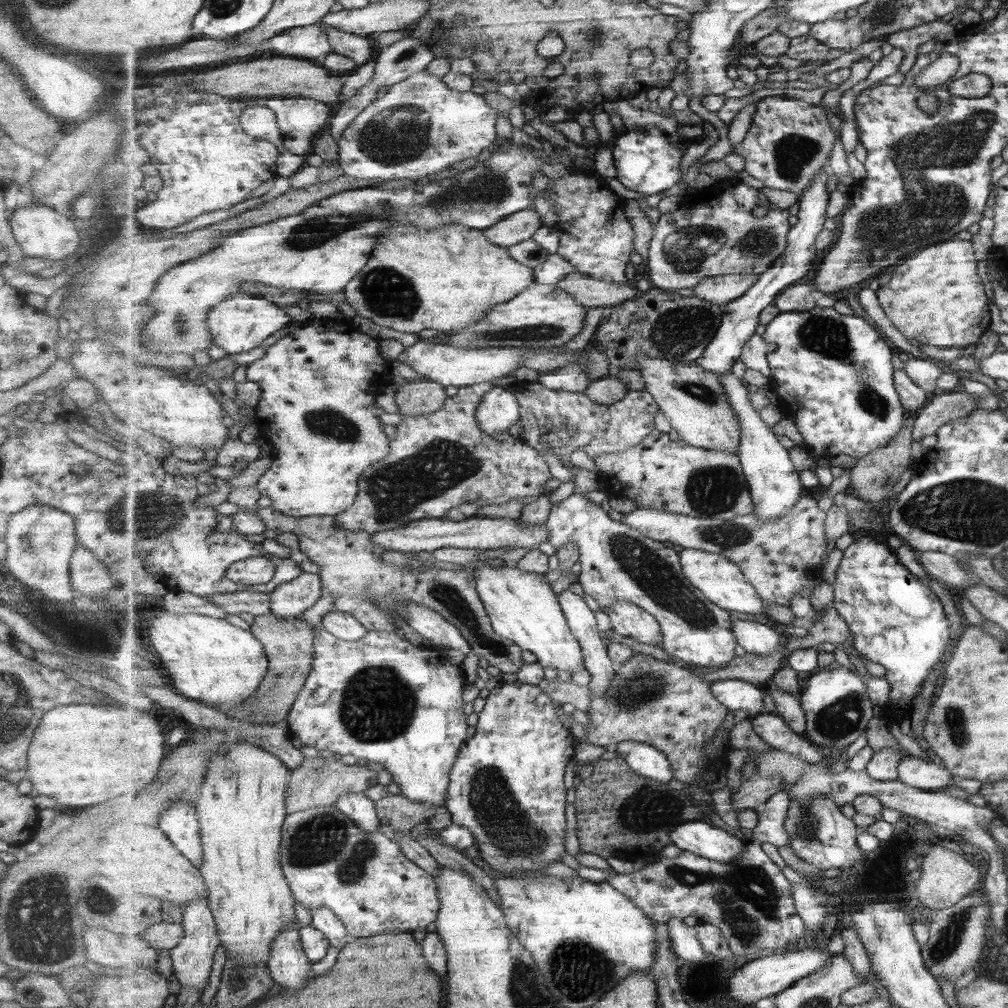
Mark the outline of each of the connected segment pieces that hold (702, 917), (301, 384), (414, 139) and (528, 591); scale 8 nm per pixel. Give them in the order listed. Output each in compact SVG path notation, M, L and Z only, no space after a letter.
M756 839L748 842L744 853L732 862L717 862L682 850L677 857L661 858L632 873L615 873L606 881L623 894L629 895L658 922L666 924L672 918L694 916L699 922L705 921L718 926L737 956L749 956L759 950L784 952L791 948L791 944L797 944L805 936L806 922L799 916L791 882L785 878L783 870L771 860L771 856L761 848L761 843Z
M306 316L306 324L275 342L267 349L267 354L262 359L247 367L247 380L258 382L262 390L261 400L255 408L255 423L259 427L259 438L273 446L272 455L275 459L272 462L272 467L260 478L257 486L263 495L268 496L272 500L271 506L289 516L322 517L337 516L355 504L360 491L359 481L363 473L375 465L376 462L381 462L390 453L389 438L387 438L387 434L383 430L383 422L377 416L375 398L379 396L384 386L392 382L391 369L391 363L381 356L380 340L371 338L369 334L359 332L349 320L345 320L341 316L323 319L311 319Z
M426 70L390 87L339 139L340 168L359 180L417 180L446 172L451 164L477 158L497 140L497 112L481 94L451 89Z
M517 566L483 567L474 570L475 588L487 609L497 634L506 637L536 657L543 667L562 673L576 673L584 668L582 643L574 635L558 596L551 590L545 575L527 573Z

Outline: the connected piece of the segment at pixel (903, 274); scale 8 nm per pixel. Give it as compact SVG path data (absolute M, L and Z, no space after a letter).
M953 238L947 242L919 249L917 254L911 254L891 270L890 281L879 286L876 293L891 323L907 338L917 344L929 344L939 348L957 346L970 352L980 340L980 336L989 331L989 324L991 324L989 311L991 297L982 268L982 264L975 256L973 242Z

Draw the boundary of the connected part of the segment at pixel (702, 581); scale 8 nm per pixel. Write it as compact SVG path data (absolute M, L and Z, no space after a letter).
M683 549L679 553L686 579L699 588L706 596L720 608L731 612L761 614L766 611L765 602L759 596L757 588L745 578L739 564L729 560L727 556L694 549Z

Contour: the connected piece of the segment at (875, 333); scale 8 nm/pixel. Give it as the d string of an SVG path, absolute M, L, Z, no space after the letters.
M816 306L810 311L795 311L784 312L779 314L771 324L766 327L766 331L763 333L765 342L768 342L773 348L769 351L768 361L772 372L772 377L768 382L768 388L776 392L777 394L777 408L788 418L792 418L797 423L800 433L803 435L804 444L806 449L815 458L817 456L824 456L824 460L828 458L834 458L839 454L847 454L853 458L863 458L874 450L885 448L893 442L900 432L906 426L906 420L908 420L908 411L905 410L900 394L897 394L898 387L893 382L893 372L895 372L895 364L893 364L893 356L896 356L893 352L893 348L885 342L885 338L881 336L879 330L875 330L867 320L859 316L850 316L847 314L839 314L833 307L820 308Z

